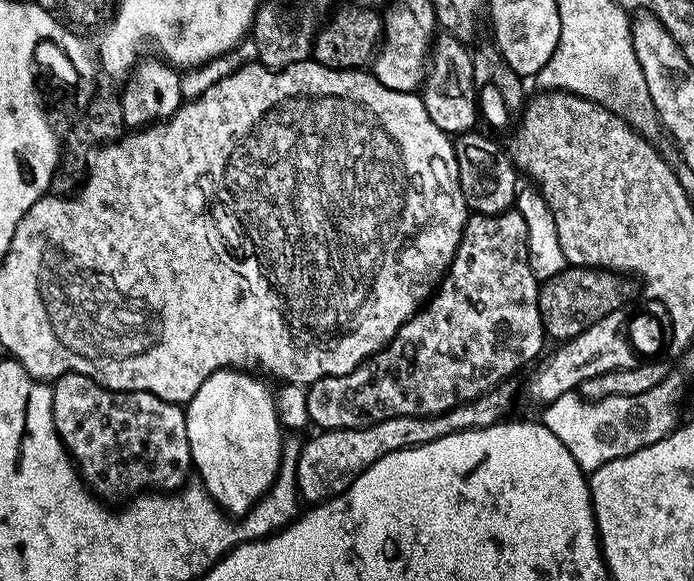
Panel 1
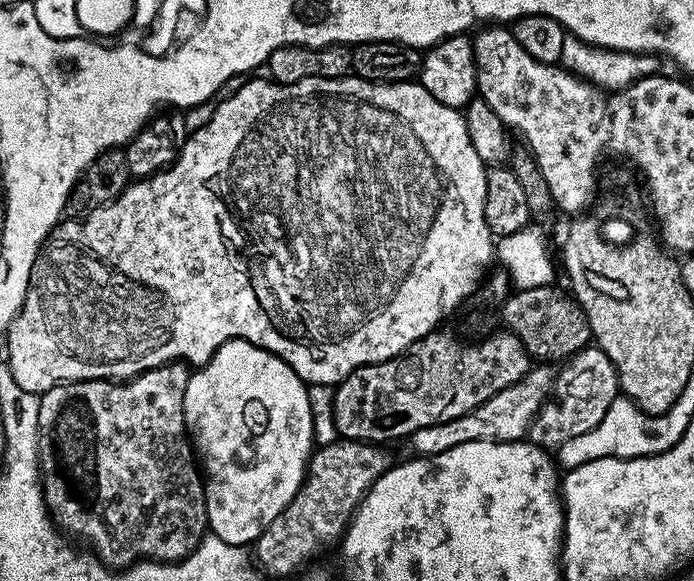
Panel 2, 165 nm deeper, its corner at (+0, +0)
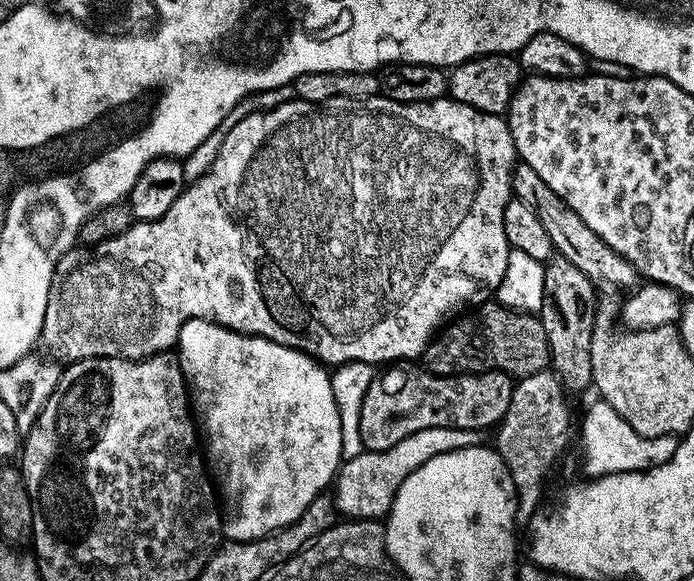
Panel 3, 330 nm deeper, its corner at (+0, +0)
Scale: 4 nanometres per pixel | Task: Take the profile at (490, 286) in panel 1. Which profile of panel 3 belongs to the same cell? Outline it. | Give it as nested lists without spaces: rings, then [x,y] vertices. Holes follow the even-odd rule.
[[[398,364],[384,371],[388,370],[373,377],[360,411],[362,442],[370,452],[388,450],[410,434],[429,429],[430,426],[491,429],[499,425],[504,411],[510,406],[514,380],[505,372],[489,370],[475,374],[436,376],[408,364]]]

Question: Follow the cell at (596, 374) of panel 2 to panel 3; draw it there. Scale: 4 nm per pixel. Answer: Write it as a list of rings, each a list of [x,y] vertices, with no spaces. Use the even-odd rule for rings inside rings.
[[[551,370],[519,377],[512,390],[510,406],[504,411],[504,417],[495,429],[494,447],[504,460],[512,479],[517,525],[527,525],[541,507],[540,495],[544,492],[544,479],[568,444],[572,408],[568,405],[567,395],[569,393],[564,385]]]

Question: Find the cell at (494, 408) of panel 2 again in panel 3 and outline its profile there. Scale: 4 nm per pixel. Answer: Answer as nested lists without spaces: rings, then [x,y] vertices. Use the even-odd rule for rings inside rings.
[[[430,426],[429,429],[410,434],[388,450],[365,450],[354,458],[344,460],[334,477],[334,507],[337,513],[353,520],[387,517],[402,482],[406,482],[406,478],[410,478],[410,474],[414,474],[418,466],[430,462],[430,458],[438,458],[438,454],[450,454],[454,450],[477,447],[481,443],[480,436],[481,433],[474,428]]]

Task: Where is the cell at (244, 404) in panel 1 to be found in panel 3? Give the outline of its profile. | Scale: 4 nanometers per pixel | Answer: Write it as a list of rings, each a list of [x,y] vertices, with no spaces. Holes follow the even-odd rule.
[[[188,320],[182,326],[178,341],[178,359],[184,372],[184,383],[188,385],[190,407],[194,423],[202,437],[202,452],[206,457],[206,468],[218,489],[218,500],[222,505],[222,532],[229,541],[258,540],[270,532],[278,532],[300,517],[302,510],[310,506],[314,497],[333,483],[342,463],[342,422],[338,418],[338,406],[334,402],[334,390],[329,369],[320,361],[312,359],[306,352],[299,352],[289,344],[279,344],[261,336],[248,336],[244,332],[232,332],[212,320]]]

